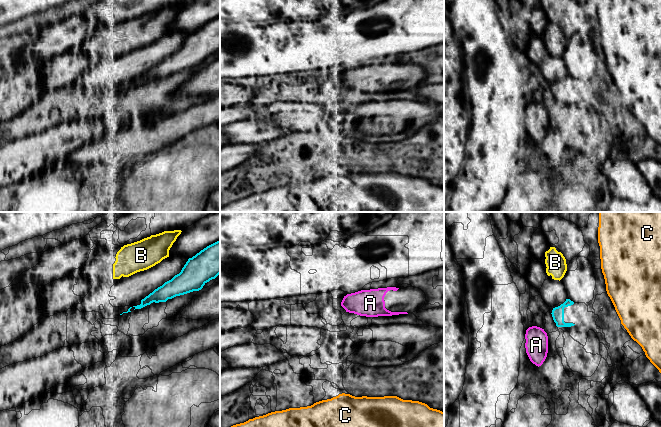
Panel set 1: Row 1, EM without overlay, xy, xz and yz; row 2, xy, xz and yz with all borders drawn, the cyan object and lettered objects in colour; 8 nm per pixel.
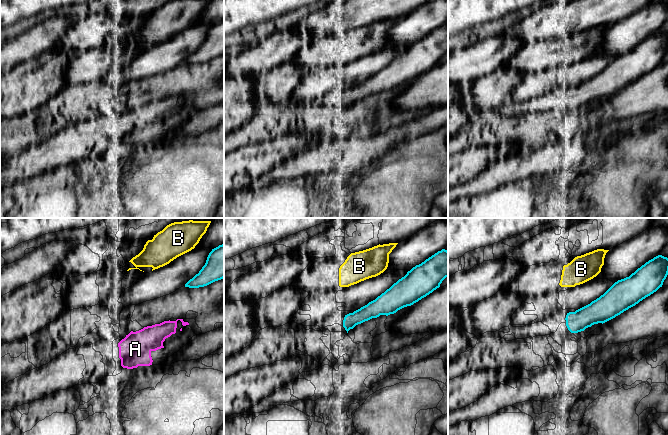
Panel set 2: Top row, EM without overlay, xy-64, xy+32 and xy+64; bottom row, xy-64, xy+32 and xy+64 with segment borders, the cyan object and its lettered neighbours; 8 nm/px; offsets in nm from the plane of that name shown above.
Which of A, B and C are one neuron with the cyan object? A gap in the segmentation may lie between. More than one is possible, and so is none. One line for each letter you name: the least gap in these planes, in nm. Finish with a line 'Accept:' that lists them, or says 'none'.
Accept: none

